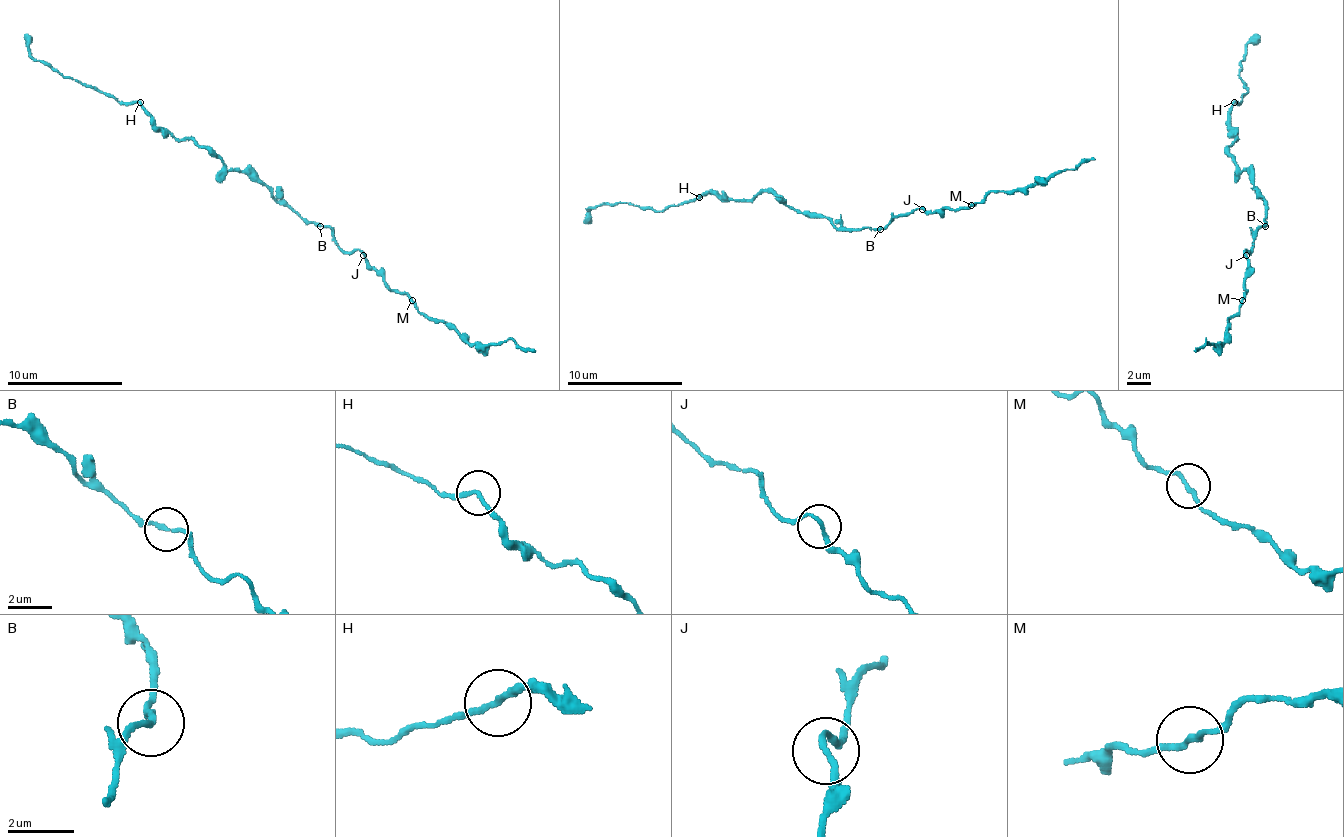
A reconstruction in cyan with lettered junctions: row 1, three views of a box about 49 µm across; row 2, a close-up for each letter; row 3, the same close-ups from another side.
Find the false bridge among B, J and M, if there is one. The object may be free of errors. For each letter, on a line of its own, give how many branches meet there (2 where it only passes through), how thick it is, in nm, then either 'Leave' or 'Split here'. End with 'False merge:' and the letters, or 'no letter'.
B: Branches: 2. Thickness 160 nm. Leave
J: Branches: 2. Thickness 160 nm. Leave
M: Branches: 2. Thickness 180 nm. Leave
False merge: no letter

